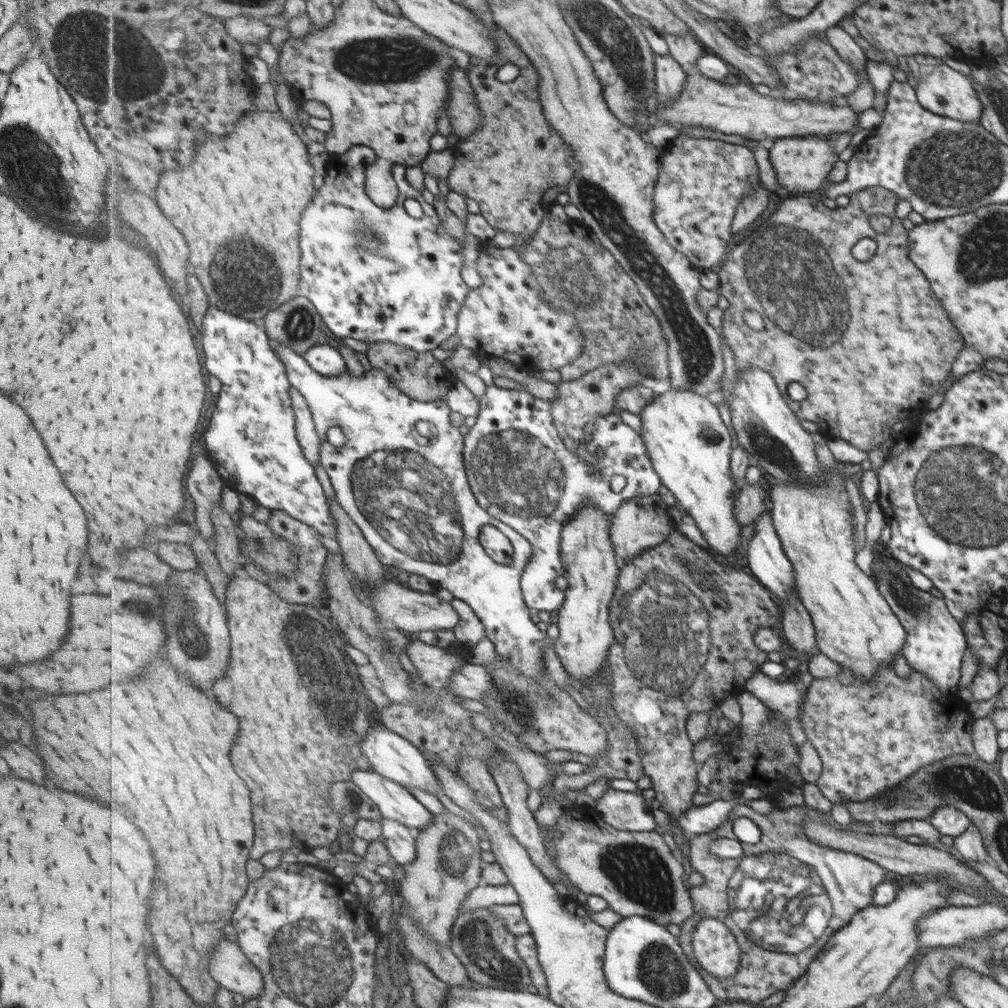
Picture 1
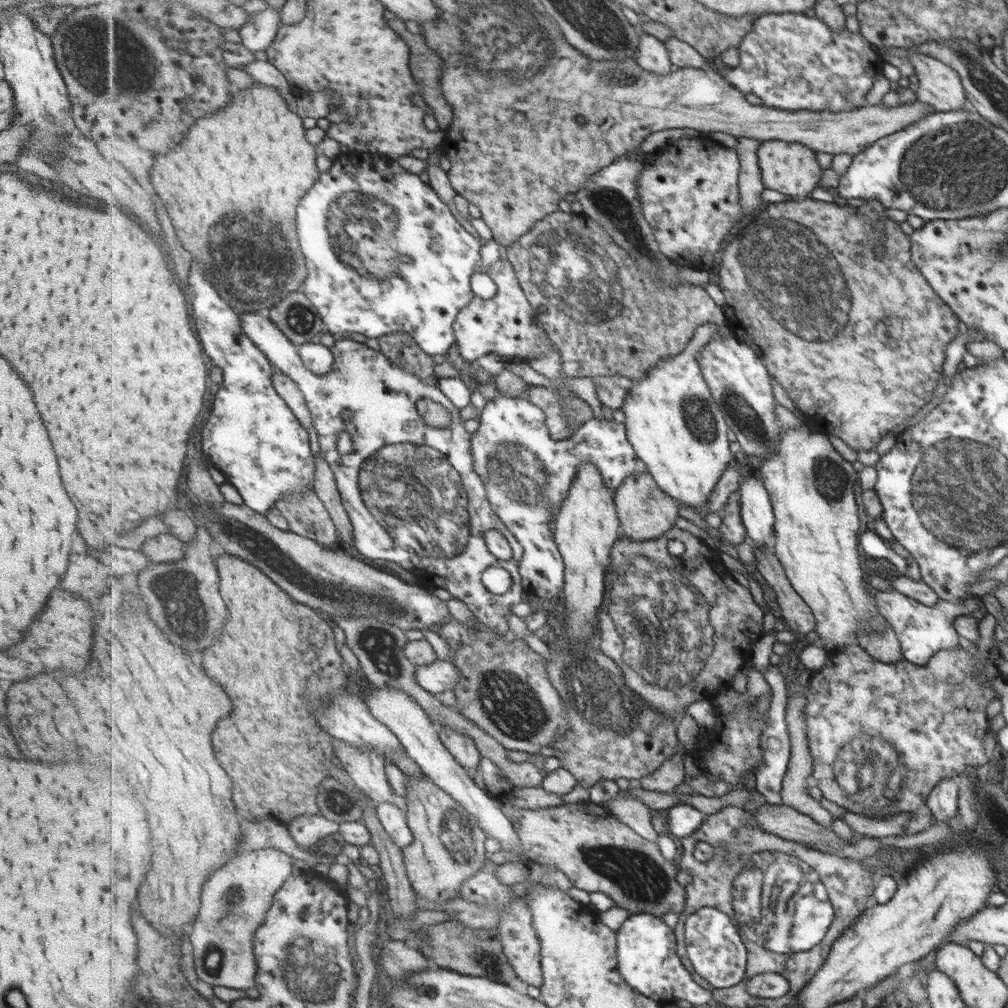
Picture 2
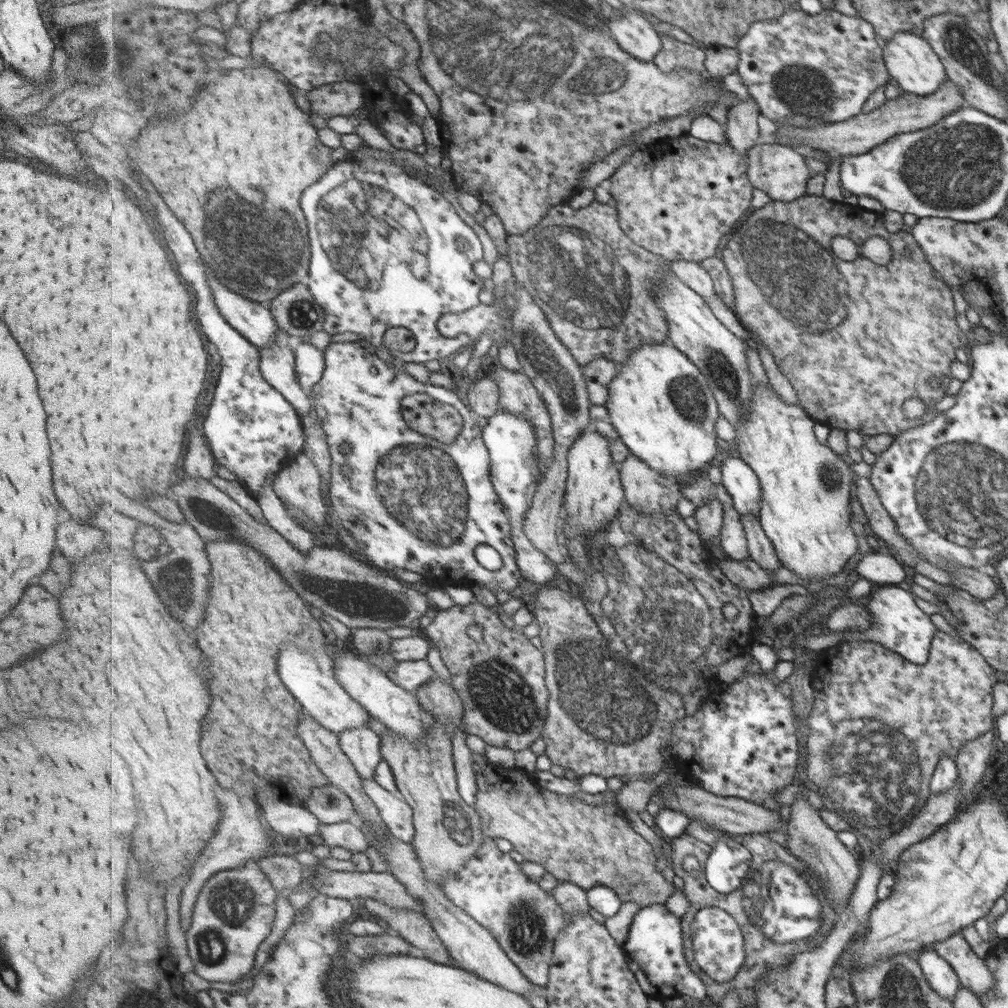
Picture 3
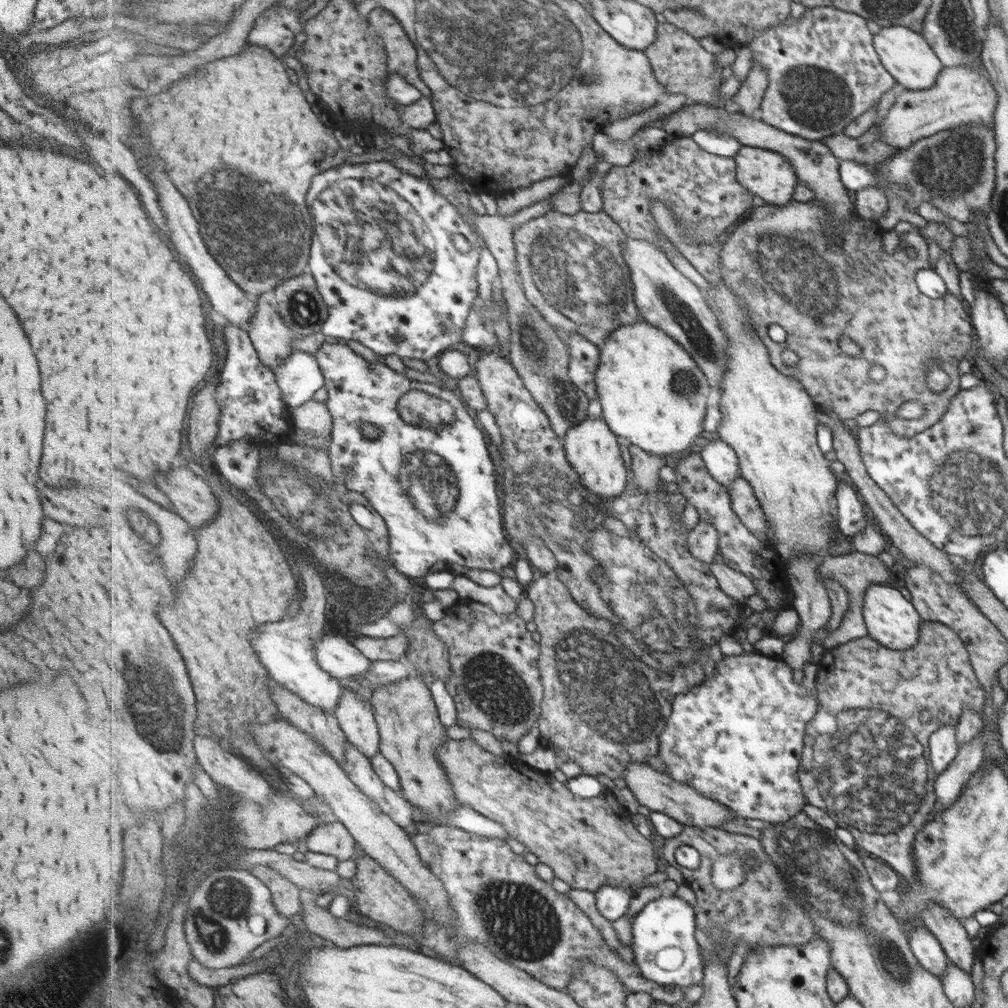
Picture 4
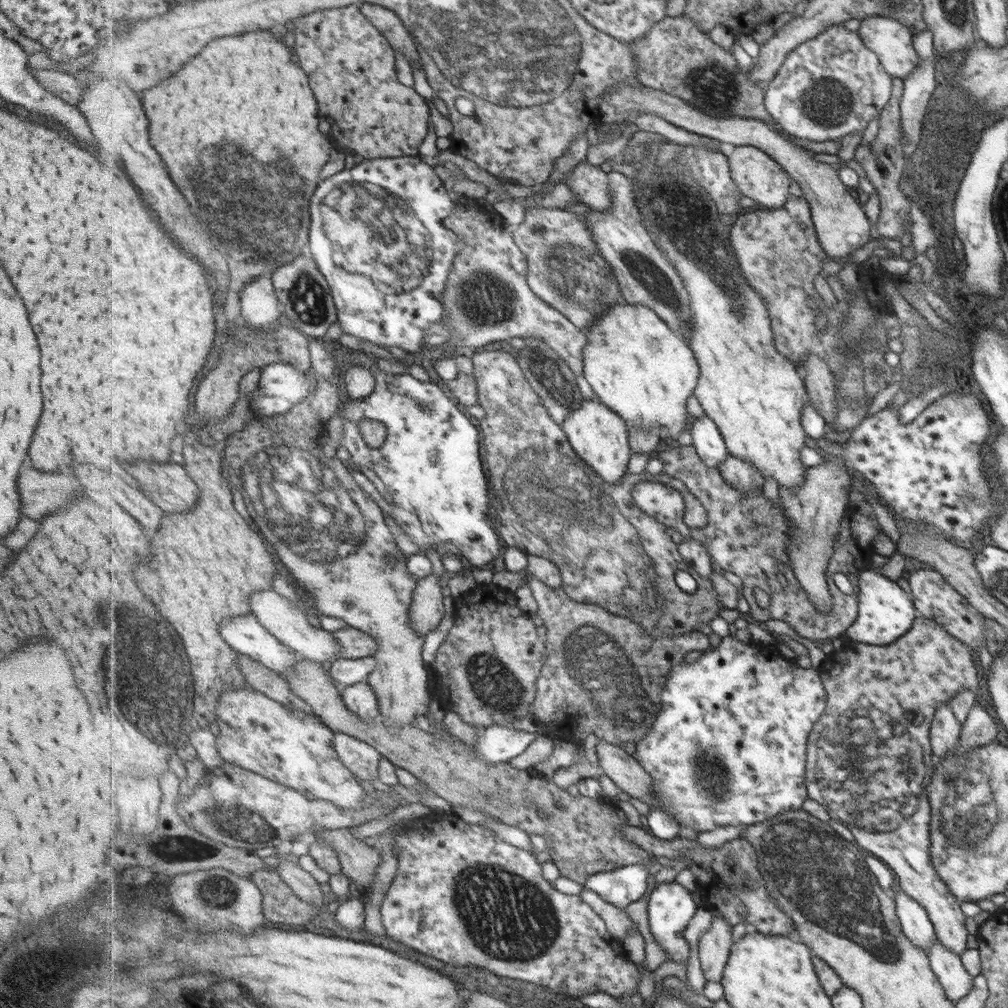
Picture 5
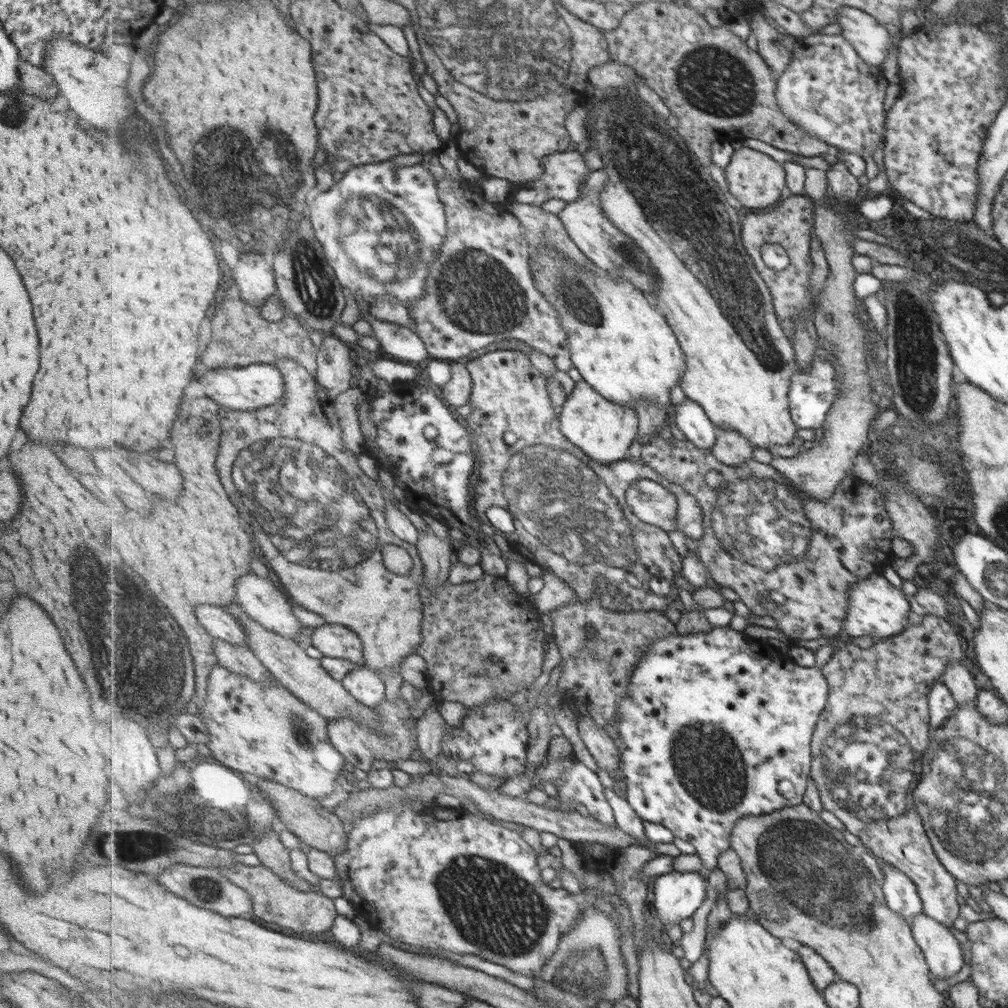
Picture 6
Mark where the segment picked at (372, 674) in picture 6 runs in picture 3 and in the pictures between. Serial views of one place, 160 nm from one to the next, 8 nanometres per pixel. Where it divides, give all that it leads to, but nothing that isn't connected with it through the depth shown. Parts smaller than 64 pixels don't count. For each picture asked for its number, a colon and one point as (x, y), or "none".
3: (363, 746)
4: (356, 716)
5: (360, 698)

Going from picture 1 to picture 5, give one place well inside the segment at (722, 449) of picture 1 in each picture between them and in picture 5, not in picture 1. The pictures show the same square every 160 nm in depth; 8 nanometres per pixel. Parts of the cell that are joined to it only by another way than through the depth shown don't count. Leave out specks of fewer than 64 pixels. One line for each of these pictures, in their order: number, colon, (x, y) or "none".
2: (678, 429)
3: (661, 404)
4: (653, 394)
5: (640, 368)

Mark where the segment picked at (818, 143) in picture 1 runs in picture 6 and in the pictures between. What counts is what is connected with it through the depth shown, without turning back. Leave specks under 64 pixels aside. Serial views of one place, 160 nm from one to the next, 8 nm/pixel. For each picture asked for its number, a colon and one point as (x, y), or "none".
2: (788, 168)
3: (778, 170)
4: (765, 173)
5: (759, 177)
6: (757, 181)

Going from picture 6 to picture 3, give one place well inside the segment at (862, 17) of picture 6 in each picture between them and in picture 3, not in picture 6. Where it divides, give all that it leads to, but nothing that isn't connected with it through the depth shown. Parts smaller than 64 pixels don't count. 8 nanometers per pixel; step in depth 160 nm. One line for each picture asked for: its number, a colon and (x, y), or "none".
3: (914, 66)
4: (907, 55)
5: (891, 41)

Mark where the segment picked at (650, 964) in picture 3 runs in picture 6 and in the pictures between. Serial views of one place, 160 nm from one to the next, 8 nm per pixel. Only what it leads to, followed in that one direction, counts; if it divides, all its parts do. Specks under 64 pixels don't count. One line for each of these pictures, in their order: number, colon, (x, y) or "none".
4: (664, 941)
5: (671, 908)
6: (678, 895)

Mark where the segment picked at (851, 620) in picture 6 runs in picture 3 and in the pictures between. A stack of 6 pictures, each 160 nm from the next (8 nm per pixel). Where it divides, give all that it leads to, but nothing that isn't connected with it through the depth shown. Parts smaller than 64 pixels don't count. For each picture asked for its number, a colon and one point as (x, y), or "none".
3: (896, 623)
4: (888, 618)
5: (884, 613)

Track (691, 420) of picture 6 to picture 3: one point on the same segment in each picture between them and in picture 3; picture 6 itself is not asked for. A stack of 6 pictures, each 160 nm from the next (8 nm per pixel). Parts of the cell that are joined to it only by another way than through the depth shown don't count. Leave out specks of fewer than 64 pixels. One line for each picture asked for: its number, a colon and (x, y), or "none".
3: (742, 482)
4: (720, 458)
5: (707, 438)

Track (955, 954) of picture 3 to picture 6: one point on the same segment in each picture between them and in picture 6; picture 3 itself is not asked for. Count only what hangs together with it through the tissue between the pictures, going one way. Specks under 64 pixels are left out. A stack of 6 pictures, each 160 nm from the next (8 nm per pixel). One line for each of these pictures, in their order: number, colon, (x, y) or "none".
4: (942, 925)
5: (867, 759)
6: (876, 717)

